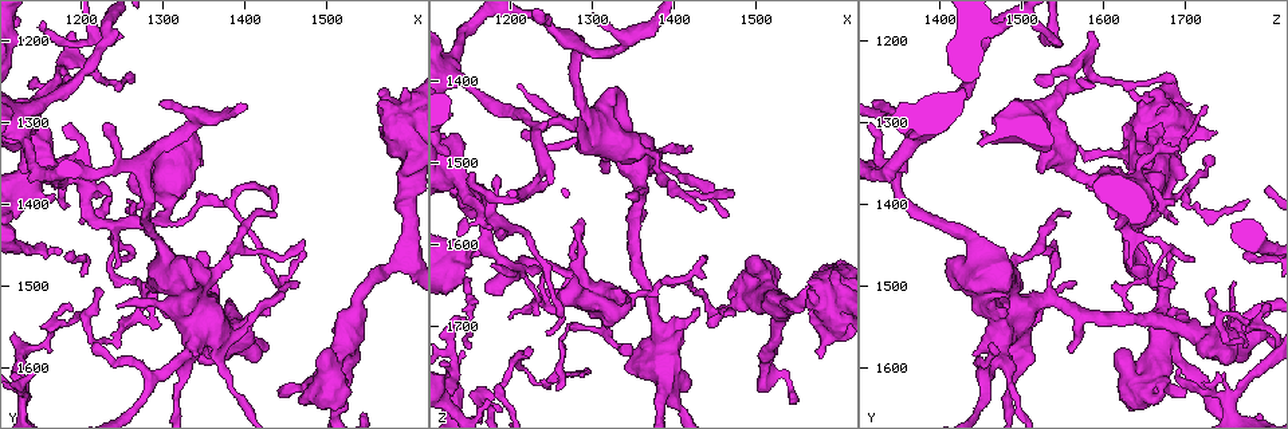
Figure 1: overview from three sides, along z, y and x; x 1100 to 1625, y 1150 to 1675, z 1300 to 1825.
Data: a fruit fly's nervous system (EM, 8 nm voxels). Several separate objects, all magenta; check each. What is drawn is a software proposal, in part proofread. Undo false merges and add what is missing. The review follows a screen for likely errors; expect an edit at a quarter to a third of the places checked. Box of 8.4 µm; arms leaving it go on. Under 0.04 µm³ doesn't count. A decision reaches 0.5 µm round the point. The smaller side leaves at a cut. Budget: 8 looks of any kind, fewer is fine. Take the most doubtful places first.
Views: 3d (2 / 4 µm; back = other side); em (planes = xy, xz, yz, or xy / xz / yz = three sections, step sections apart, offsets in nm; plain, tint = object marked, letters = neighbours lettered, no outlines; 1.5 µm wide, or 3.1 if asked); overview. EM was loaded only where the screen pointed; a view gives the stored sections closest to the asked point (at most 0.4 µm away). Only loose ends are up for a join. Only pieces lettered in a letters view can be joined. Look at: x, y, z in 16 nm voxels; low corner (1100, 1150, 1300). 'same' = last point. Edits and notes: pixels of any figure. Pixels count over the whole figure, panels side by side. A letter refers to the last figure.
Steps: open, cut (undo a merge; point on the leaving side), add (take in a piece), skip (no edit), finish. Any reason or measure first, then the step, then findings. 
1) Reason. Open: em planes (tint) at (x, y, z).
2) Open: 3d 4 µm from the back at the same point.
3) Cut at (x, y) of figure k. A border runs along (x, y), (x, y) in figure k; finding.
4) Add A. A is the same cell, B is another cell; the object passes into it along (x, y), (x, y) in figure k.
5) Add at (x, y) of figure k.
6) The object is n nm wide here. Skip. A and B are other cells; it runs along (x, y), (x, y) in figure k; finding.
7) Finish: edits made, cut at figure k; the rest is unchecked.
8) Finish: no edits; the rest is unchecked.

Long arm stops here. Open: em planes (letters) at (1155, 1280, 1725).

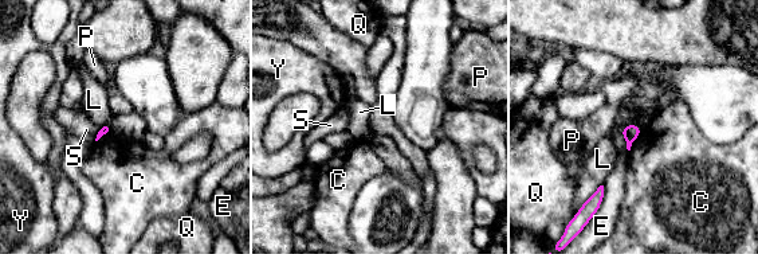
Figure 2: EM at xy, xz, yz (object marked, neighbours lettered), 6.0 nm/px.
Skip. C, E, L, P, Q, S and Y are other cells; a border runs along (643, 129), (629, 151) in figure 2; none of them fits.

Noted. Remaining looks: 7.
Open: 3d 2 µm at (1165, 1370, 1600).

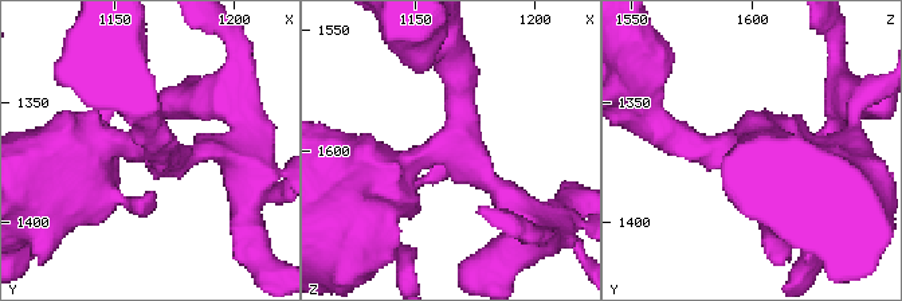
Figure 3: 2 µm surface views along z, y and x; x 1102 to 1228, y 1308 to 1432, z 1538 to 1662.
3 arms meet here; the arms are 200, 220, 600 nm wide; need the tissue. Open: em planes (letters) at (1165, 1372, 1602).

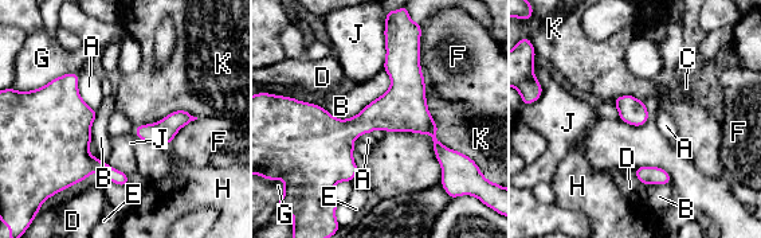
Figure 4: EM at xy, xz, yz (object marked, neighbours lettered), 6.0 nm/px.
The object is 160 nm wide here. Skip. A, B, C, D, E, F, G, H, J and K are other cells; a border runs along (644, 101), (643, 124), (620, 120) in figure 4; one neuron here.

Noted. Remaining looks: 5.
An open end. Open: 3d 2 µm from the back at (1575, 1310, 1735).

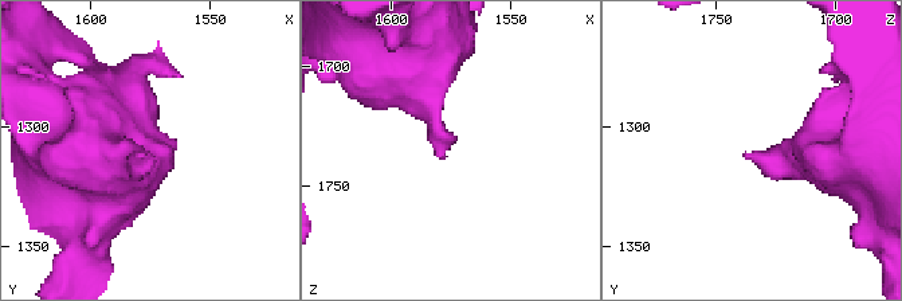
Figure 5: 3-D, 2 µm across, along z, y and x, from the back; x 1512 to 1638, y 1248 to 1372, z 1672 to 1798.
Open: em yz step 8 (letters) at (1578, 1310, 1737).

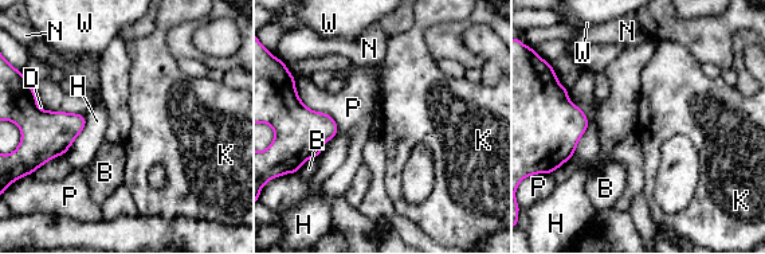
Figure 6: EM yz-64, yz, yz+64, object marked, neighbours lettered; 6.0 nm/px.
Open: em planes (letters) at the same point.

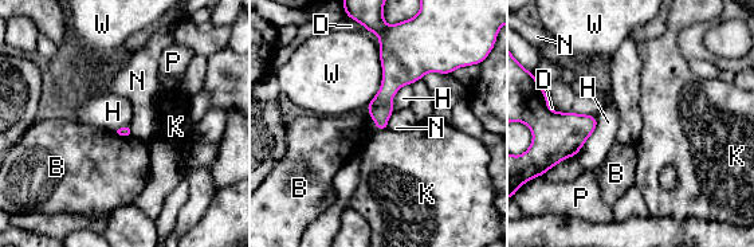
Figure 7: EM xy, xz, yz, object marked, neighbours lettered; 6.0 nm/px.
Skip. B, D, H, K, N, P and W are other cells; a border runs along (597, 118), (593, 133), (573, 156) in figure 7; none of them fits.

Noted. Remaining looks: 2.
An open end. Open: 3d 4 µm at (1210, 1575, 1465).

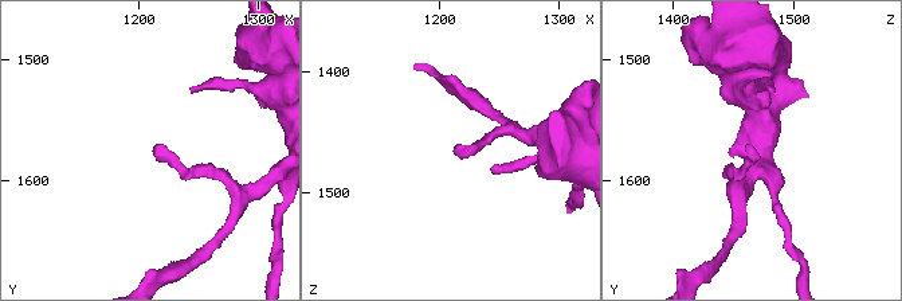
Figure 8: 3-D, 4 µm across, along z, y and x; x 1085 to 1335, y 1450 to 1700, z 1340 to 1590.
Open: em planes (letters) at (1214, 1576, 1468).

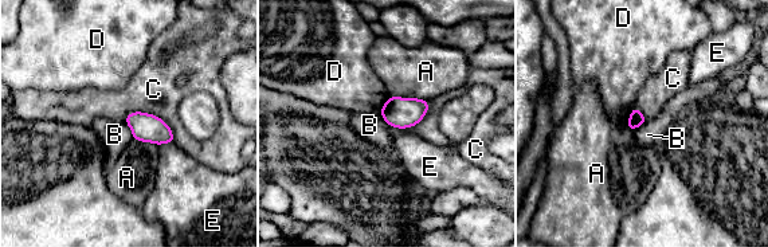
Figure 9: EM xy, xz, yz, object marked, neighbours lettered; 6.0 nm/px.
Skip. A, B, C, D and E are other cells; a border runs along (124, 118), (159, 116), (175, 141) in figure 9; none of them fits.

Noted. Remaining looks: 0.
Finish: no edits; the rest is unchecked.

